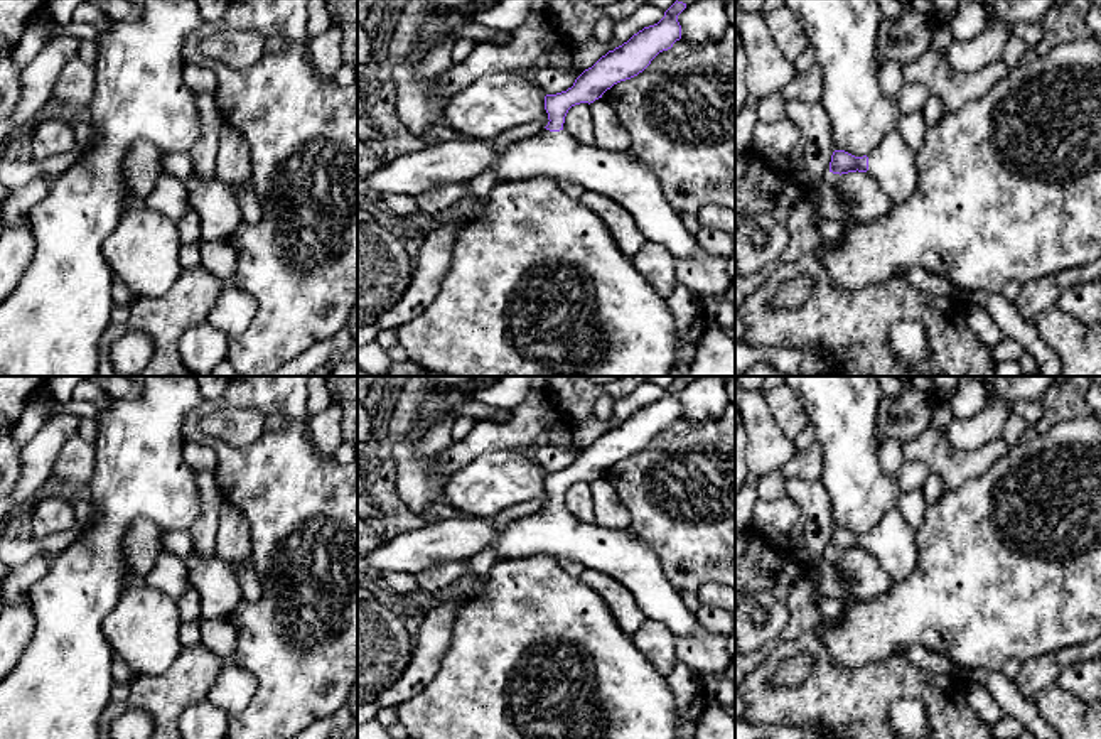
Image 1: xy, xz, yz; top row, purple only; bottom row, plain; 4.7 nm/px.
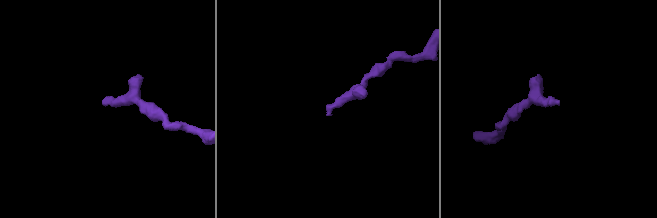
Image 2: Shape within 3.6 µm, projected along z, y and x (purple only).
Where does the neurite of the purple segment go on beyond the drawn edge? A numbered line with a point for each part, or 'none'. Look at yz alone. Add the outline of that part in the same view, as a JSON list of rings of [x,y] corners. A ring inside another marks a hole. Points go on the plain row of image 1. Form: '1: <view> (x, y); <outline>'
1: yz (892, 542); [[[899,508],[887,511],[867,535],[867,552],[894,582],[904,580],[912,574],[919,558],[916,530]]]

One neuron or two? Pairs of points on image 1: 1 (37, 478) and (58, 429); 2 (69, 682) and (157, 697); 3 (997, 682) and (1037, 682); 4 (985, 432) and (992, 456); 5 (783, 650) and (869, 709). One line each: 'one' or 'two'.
1: one
2: two
3: two
4: two
5: one

